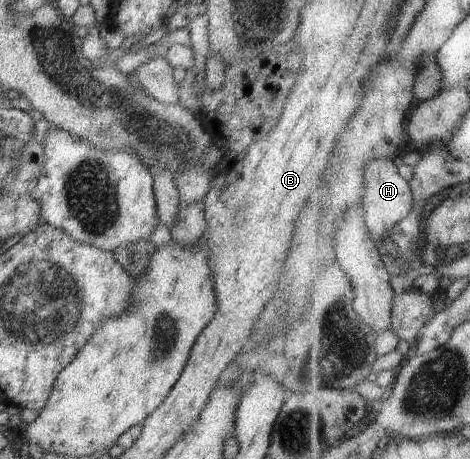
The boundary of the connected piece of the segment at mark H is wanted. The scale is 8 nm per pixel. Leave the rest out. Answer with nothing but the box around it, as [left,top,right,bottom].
[362,158,415,238]

